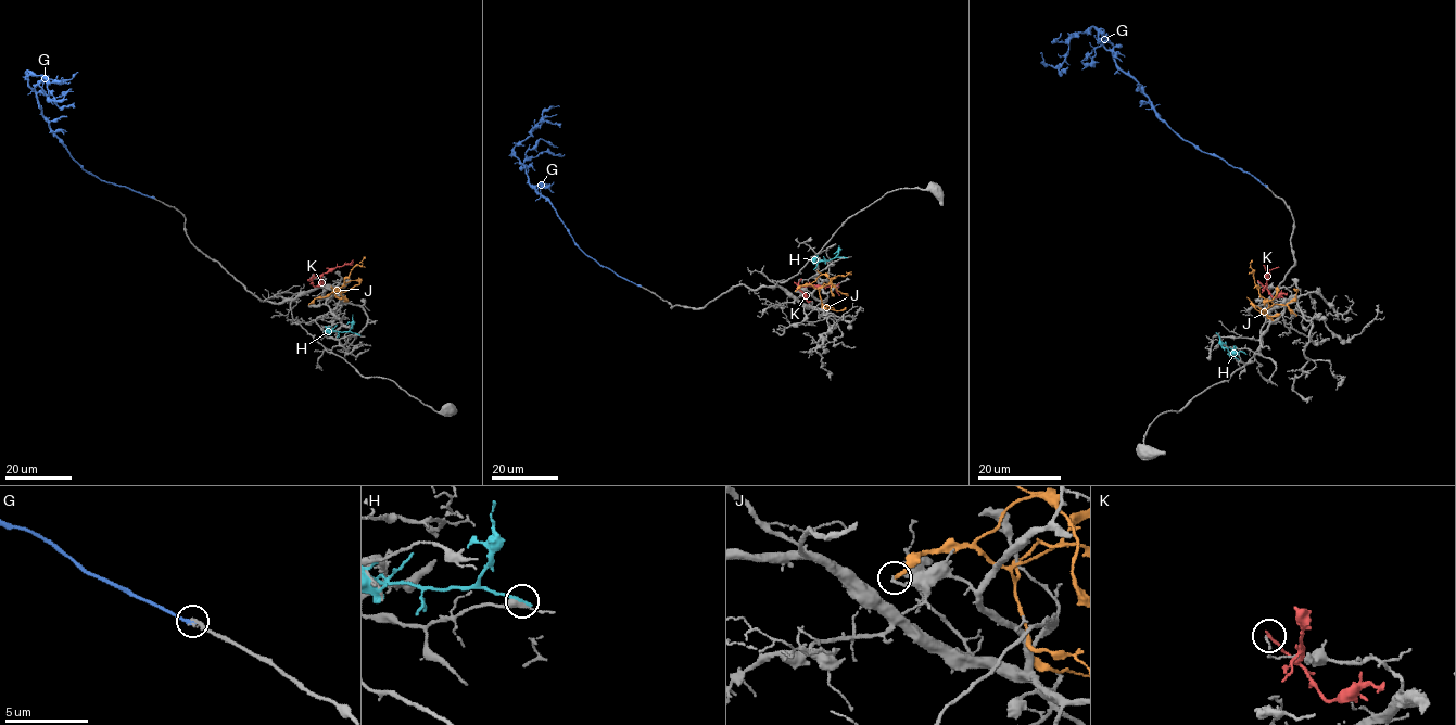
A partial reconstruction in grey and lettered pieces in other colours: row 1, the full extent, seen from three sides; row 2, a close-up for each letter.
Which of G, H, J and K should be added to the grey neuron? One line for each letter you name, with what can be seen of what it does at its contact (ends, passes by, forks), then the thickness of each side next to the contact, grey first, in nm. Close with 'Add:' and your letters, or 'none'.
G: it ends | 300/240 nm
Add: G

